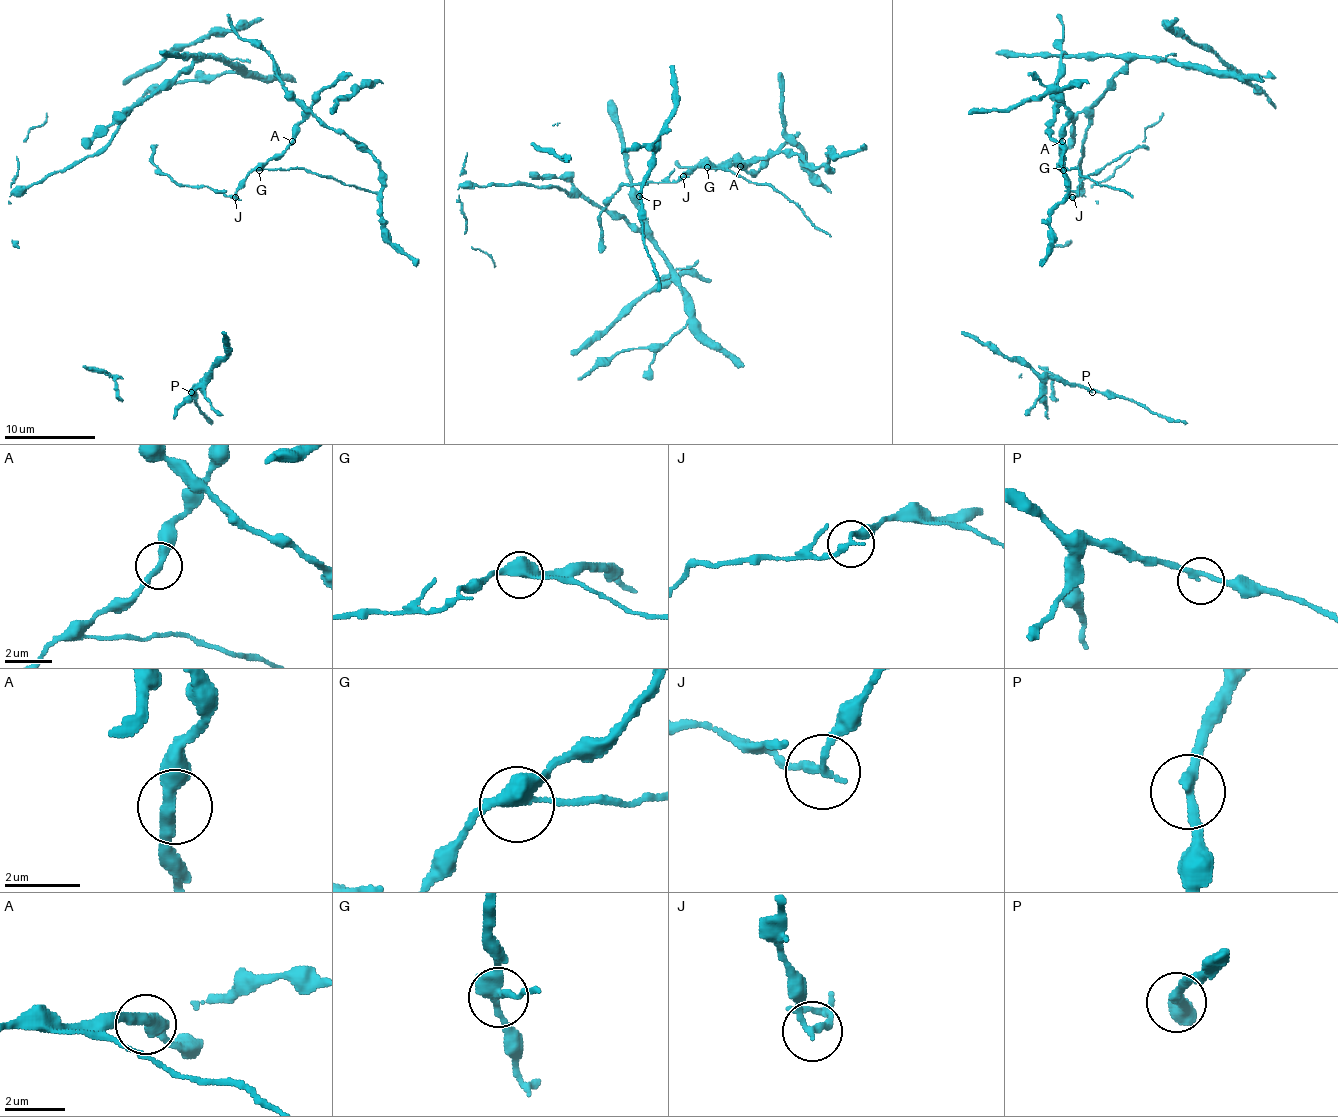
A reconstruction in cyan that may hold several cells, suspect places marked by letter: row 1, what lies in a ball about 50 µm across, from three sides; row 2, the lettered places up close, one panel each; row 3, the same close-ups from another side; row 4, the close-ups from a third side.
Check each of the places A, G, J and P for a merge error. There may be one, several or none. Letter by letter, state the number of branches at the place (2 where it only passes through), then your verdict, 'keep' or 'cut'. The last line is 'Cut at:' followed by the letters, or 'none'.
A: 2 | keep
G: 3 | cut
J: 2 | cut
P: 2 | keep
Cut at: G, J

